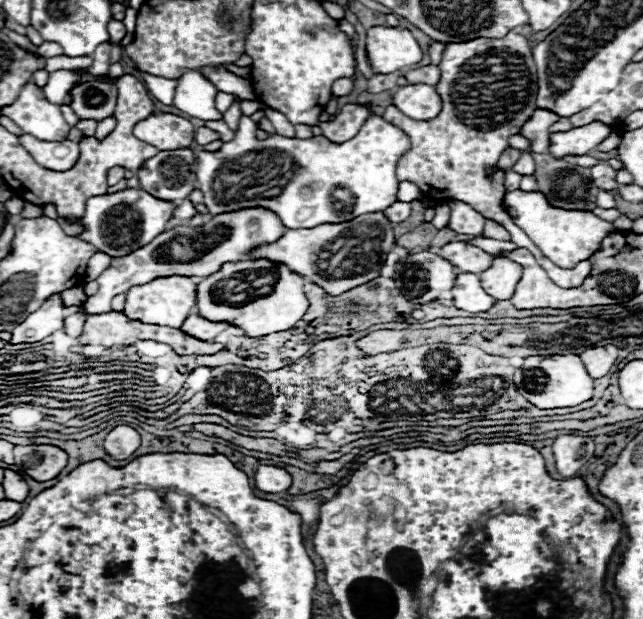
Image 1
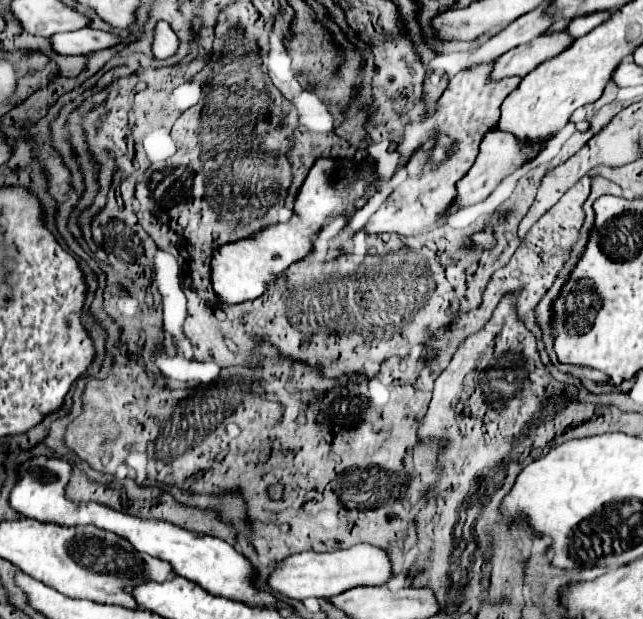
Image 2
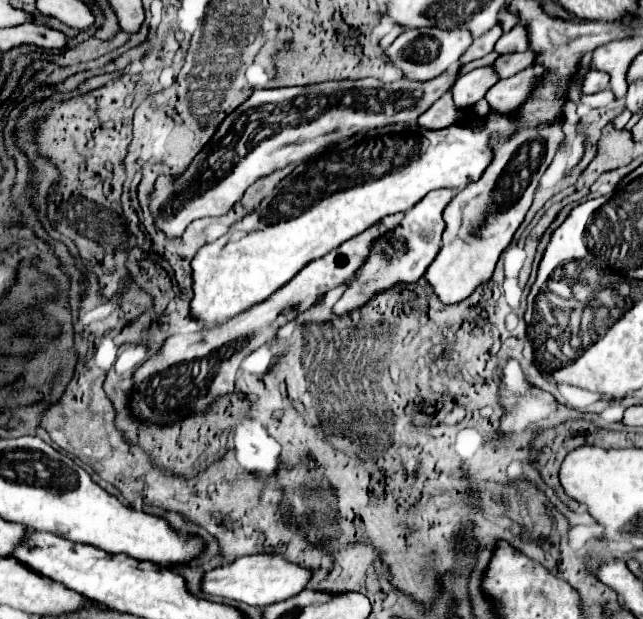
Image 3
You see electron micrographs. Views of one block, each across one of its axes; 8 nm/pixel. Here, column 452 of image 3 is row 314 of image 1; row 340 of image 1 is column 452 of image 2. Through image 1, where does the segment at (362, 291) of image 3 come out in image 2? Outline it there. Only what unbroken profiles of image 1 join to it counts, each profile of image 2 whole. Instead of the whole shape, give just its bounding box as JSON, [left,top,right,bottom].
[452,130,552,212]

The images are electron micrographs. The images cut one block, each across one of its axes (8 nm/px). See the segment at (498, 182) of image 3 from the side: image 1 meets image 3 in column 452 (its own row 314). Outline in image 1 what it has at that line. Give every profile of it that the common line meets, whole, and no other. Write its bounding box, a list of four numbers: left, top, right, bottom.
[196,260,308,338]

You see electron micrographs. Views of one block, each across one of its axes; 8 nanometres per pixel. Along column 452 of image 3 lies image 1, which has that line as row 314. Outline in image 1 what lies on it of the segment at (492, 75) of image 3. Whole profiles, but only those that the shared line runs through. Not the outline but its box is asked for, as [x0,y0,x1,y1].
[82,208,286,316]

